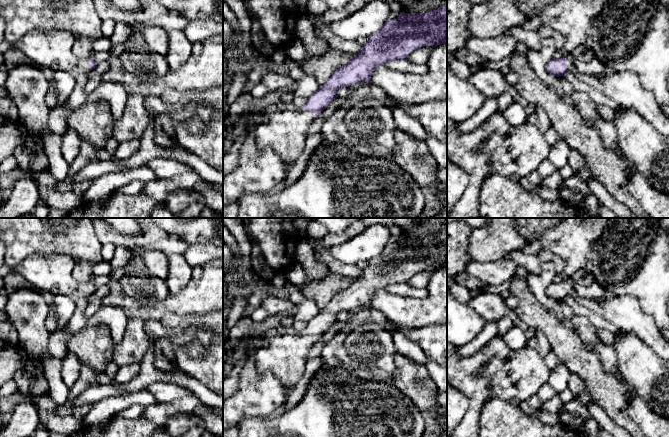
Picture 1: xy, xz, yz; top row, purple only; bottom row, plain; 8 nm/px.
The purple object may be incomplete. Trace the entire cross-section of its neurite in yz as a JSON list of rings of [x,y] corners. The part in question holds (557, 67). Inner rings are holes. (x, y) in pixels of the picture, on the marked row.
[[[551,59],[547,63],[547,72],[557,77],[566,72],[573,73],[579,80],[601,91],[617,102],[621,107],[636,111],[649,122],[659,134],[669,139],[669,117],[658,106],[654,95],[644,89],[633,71],[610,71],[604,78],[587,75],[576,70],[571,59]]]

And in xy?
[[[34,29],[12,43],[33,65],[67,72],[76,80],[93,70],[97,63],[92,58],[80,58],[73,53],[75,36],[66,31]]]

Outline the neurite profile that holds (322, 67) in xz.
[[[330,48],[322,55],[308,59],[301,69],[314,77],[319,85],[324,85],[337,69],[346,65],[355,55]]]

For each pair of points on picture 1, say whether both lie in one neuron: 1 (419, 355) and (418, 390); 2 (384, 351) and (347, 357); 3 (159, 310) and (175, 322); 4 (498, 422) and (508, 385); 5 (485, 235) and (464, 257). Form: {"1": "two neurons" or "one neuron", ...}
{"1": "two neurons", "2": "one neuron", "3": "two neurons", "4": "two neurons", "5": "two neurons"}

